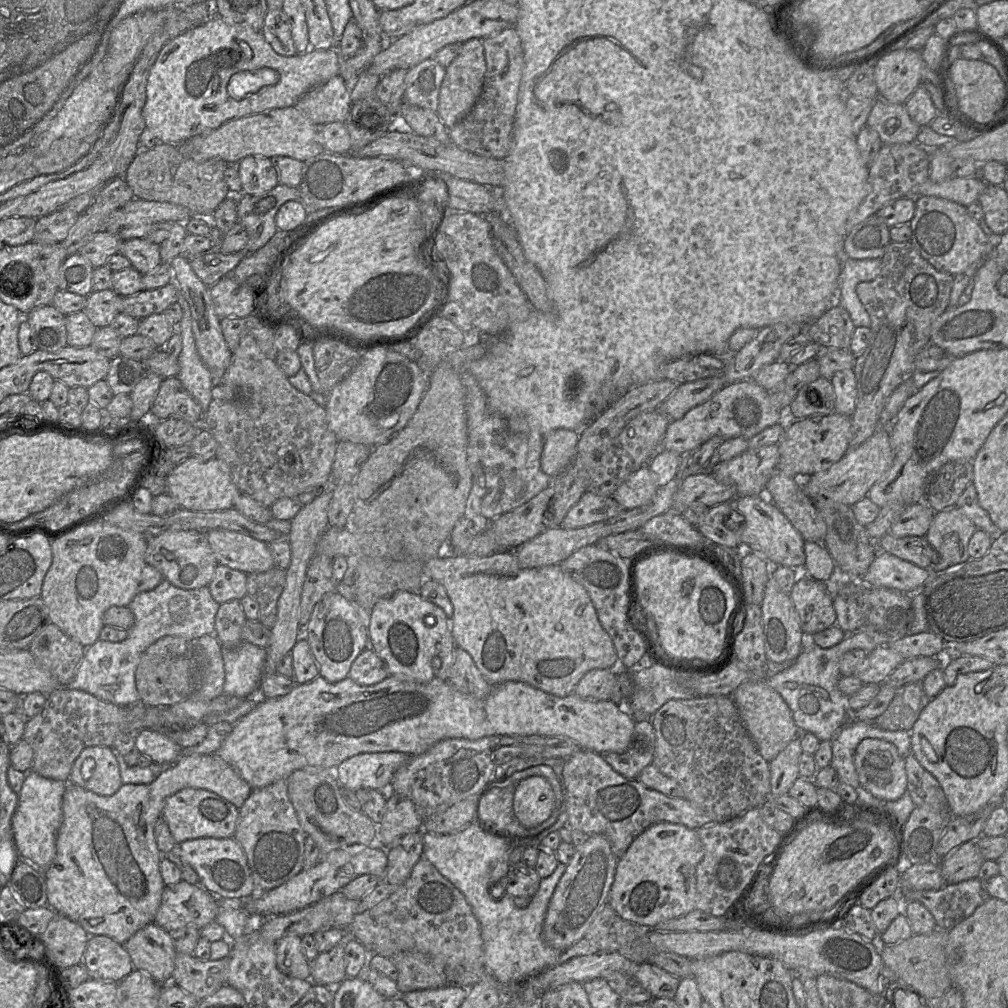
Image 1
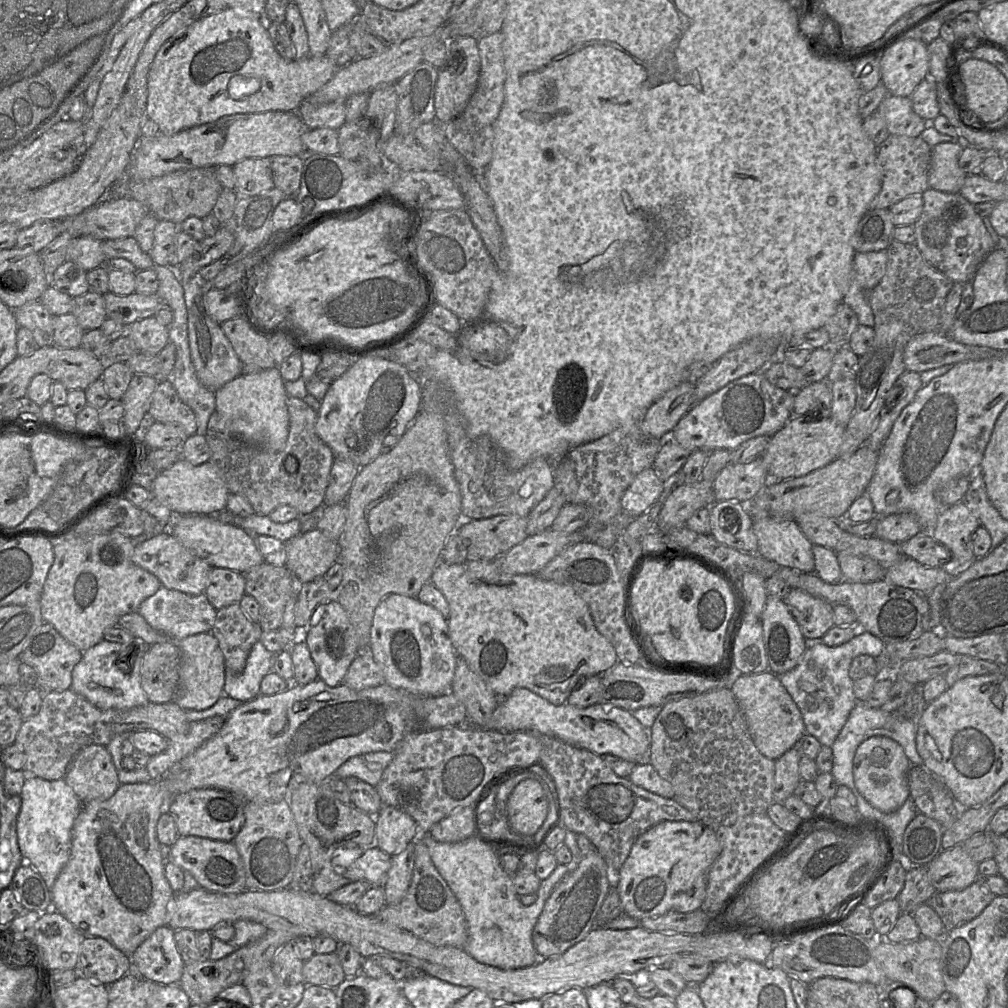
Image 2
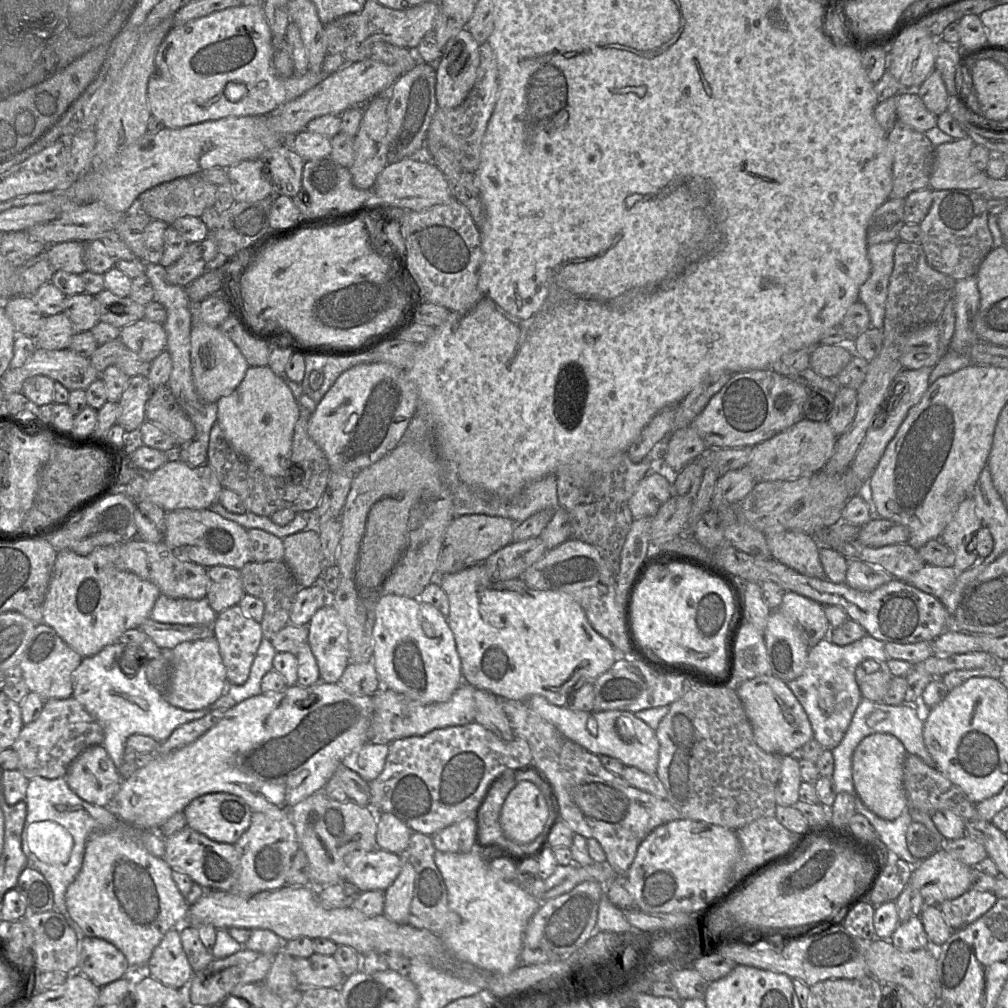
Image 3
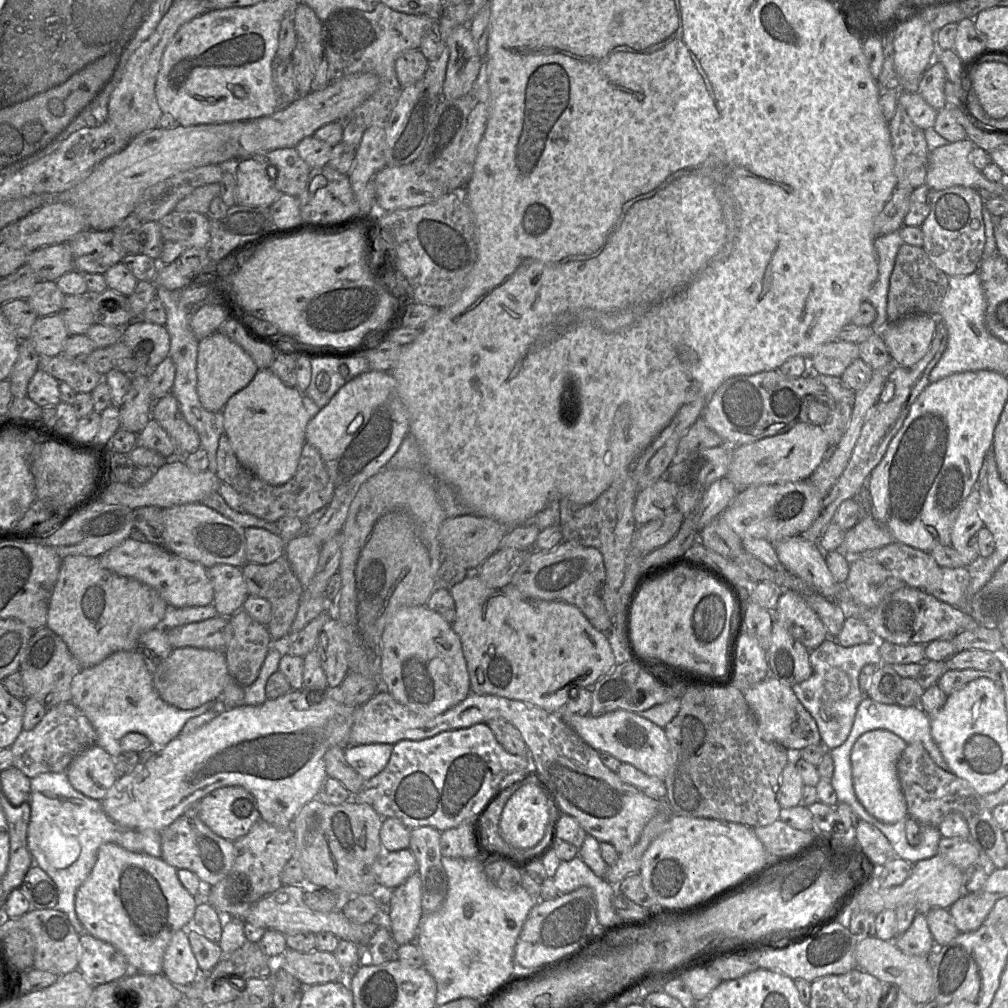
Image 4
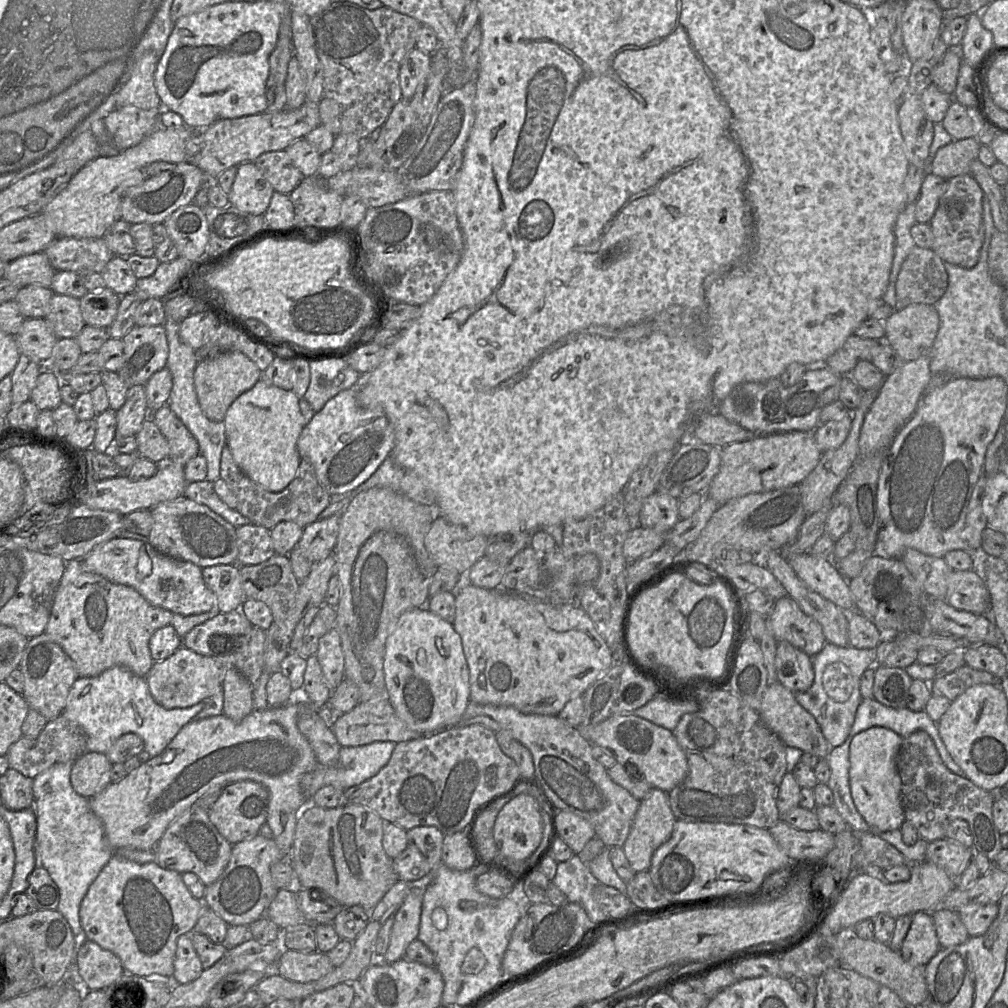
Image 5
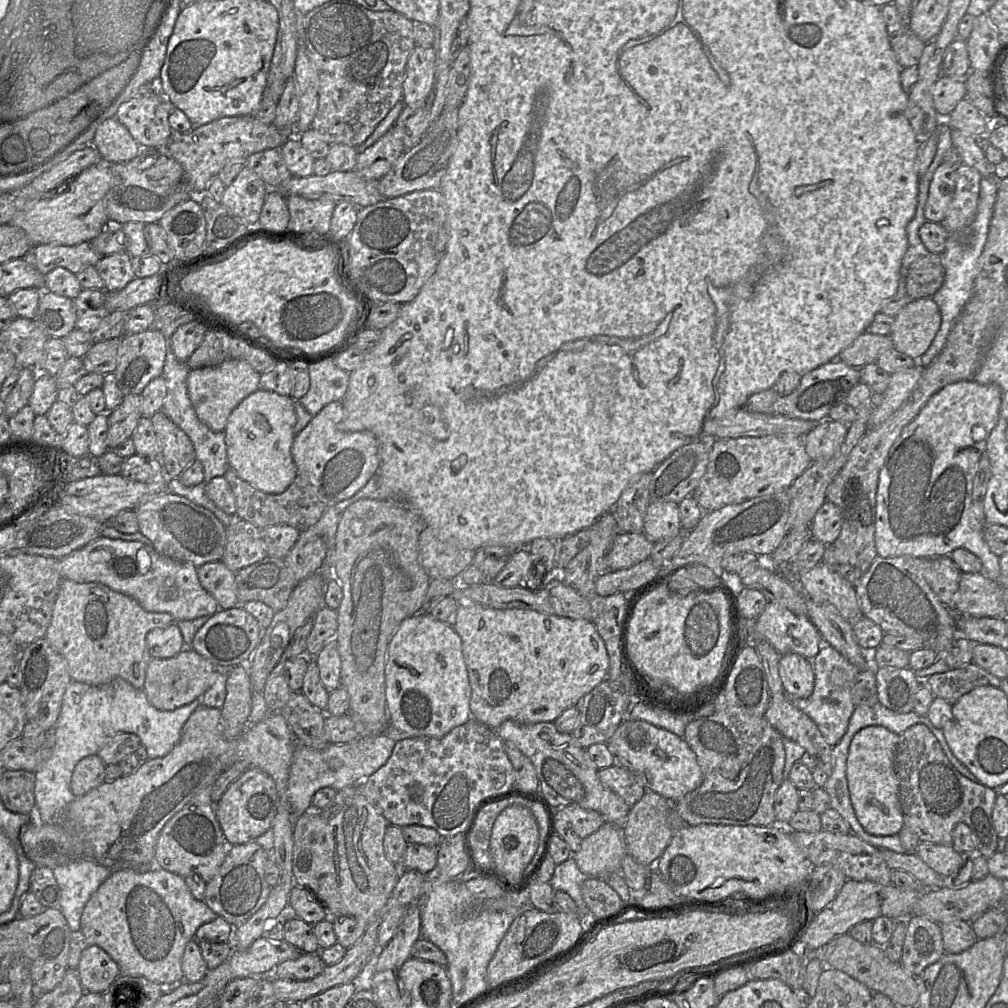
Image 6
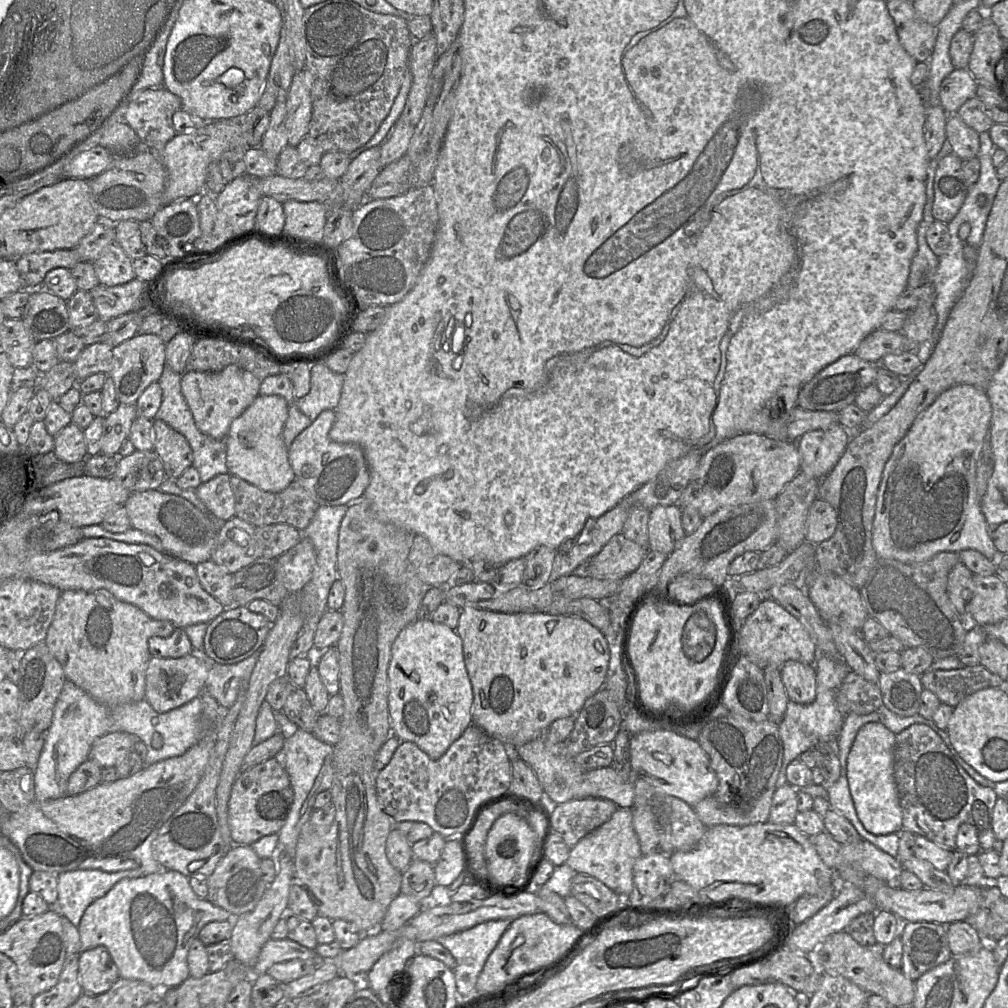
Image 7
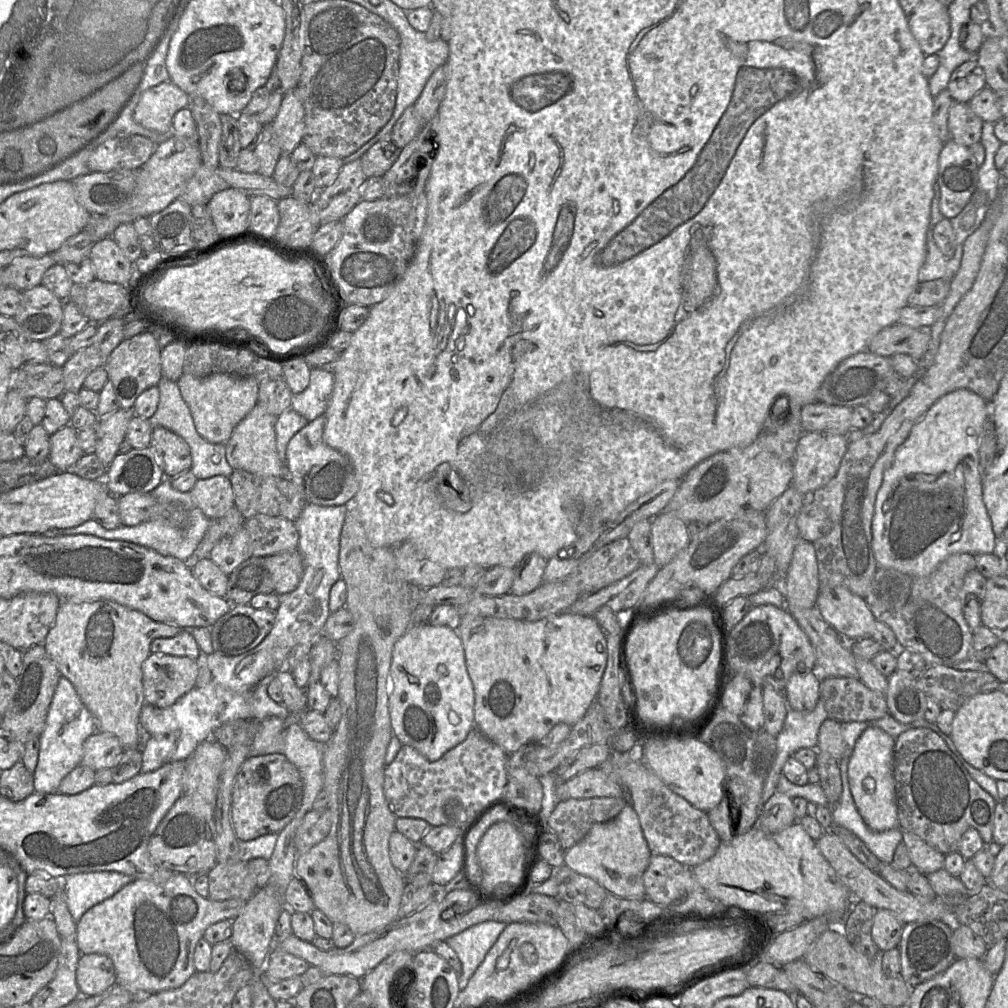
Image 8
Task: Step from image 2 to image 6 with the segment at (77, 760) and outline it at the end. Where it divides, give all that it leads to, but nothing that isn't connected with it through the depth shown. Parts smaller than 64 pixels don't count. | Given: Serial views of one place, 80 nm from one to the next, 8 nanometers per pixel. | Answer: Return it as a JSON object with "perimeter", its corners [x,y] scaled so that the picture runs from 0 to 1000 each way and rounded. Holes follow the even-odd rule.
{"perimeter":[[[96,748],[80,753],[72,764],[69,776],[74,792],[86,788],[104,776],[104,763],[104,757]]]}

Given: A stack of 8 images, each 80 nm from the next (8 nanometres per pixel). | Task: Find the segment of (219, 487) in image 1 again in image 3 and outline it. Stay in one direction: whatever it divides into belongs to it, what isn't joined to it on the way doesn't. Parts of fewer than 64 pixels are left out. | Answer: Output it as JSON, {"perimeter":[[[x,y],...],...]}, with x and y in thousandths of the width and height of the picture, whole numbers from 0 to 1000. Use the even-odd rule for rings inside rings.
{"perimeter":[[[168,455],[163,461],[146,471],[143,483],[133,497],[147,497],[164,508],[178,505],[206,505],[216,498],[220,481],[206,461],[188,463],[179,455]]]}

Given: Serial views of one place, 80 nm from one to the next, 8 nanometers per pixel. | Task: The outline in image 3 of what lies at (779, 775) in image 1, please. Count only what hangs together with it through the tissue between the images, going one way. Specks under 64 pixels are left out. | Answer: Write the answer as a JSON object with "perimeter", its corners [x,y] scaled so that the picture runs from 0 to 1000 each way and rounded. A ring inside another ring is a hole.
{"perimeter":[[[785,749],[777,750],[775,768],[770,781],[770,798],[774,800],[787,800],[793,794],[795,776],[793,755],[785,751]]]}

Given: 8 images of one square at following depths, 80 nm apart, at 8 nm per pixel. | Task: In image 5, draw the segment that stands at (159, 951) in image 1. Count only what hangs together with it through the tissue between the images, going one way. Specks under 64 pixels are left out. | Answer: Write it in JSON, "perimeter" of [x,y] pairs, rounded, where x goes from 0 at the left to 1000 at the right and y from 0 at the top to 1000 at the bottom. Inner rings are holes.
{"perimeter":[[[182,927],[176,933],[171,971],[176,976],[187,976],[200,966],[200,955],[191,939],[188,927]]]}

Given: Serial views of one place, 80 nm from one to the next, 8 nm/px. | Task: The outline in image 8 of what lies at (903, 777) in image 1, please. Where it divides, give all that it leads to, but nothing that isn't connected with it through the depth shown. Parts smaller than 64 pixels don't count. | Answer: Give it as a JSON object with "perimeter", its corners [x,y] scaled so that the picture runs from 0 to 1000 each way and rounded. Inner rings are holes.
{"perimeter":[[[871,721],[859,722],[850,733],[841,758],[841,774],[849,802],[858,817],[868,825],[892,819],[886,770],[888,733]]]}

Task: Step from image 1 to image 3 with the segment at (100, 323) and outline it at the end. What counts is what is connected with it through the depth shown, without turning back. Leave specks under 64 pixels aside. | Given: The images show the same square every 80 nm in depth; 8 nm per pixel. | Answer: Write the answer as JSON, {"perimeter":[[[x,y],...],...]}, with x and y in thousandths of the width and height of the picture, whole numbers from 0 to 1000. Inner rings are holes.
{"perimeter":[[[86,291],[65,294],[63,311],[70,318],[74,330],[89,328],[98,319],[95,296]]]}

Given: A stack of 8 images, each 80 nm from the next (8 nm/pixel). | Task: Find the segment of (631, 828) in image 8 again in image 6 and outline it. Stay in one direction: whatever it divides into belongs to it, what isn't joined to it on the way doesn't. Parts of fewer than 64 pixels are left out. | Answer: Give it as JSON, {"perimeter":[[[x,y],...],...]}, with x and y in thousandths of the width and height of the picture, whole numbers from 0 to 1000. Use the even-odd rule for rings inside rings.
{"perimeter":[[[600,815],[578,833],[575,842],[567,850],[580,868],[601,872],[606,867],[615,865],[621,847],[619,822]]]}

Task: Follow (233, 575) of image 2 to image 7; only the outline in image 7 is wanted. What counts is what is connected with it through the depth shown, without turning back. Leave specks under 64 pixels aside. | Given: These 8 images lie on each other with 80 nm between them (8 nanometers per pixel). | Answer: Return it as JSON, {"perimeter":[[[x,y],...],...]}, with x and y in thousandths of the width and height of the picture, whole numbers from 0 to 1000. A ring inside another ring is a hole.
{"perimeter":[[[209,556],[193,562],[200,583],[216,595],[223,603],[232,601],[230,591],[230,571],[222,563]]]}

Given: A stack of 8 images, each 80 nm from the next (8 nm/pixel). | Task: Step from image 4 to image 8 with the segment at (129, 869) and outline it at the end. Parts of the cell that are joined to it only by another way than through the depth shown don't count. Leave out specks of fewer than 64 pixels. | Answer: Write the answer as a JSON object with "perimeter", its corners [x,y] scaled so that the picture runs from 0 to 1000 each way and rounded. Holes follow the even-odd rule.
{"perimeter":[[[173,866],[164,876],[155,877],[148,873],[136,872],[125,877],[111,890],[102,895],[92,899],[85,904],[75,918],[75,936],[80,946],[103,946],[107,948],[114,959],[115,976],[121,978],[128,983],[133,989],[143,989],[157,984],[175,981],[181,978],[193,964],[191,946],[193,938],[201,930],[203,923],[210,917],[217,914],[230,914],[239,905],[245,895],[238,892],[227,892],[223,894],[211,894],[206,890],[198,889],[190,879],[190,870],[181,867]]]}

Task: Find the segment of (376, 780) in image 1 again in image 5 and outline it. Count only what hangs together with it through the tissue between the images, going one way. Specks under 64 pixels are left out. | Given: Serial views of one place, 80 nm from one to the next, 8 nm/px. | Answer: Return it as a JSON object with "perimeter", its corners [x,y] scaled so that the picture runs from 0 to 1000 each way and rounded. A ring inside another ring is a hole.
{"perimeter":[[[373,735],[359,740],[338,741],[336,754],[332,760],[315,758],[310,765],[301,769],[298,777],[301,789],[309,794],[311,789],[321,780],[330,780],[341,785],[366,774],[384,759],[393,738],[388,735]]]}

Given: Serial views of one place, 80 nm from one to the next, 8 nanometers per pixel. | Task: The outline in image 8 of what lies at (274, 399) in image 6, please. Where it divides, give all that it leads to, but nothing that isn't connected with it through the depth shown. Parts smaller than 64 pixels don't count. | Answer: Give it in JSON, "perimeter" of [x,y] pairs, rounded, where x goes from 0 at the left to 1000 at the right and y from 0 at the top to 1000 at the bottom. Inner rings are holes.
{"perimeter":[[[258,402],[251,406],[232,425],[223,439],[224,455],[232,465],[239,465],[257,472],[279,472],[287,470],[284,460],[278,455],[274,443],[273,420],[275,413],[266,410]]]}

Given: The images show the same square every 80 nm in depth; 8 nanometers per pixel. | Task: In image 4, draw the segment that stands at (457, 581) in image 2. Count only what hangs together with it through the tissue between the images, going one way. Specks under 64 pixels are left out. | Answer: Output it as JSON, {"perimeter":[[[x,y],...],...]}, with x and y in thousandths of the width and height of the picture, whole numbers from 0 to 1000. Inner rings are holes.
{"perimeter":[[[465,568],[446,585],[451,596],[451,614],[447,619],[458,639],[467,686],[519,695],[545,706],[556,706],[565,692],[566,684],[587,683],[611,661],[605,637],[570,600],[560,596],[525,592],[507,579],[487,583],[472,568]]]}

